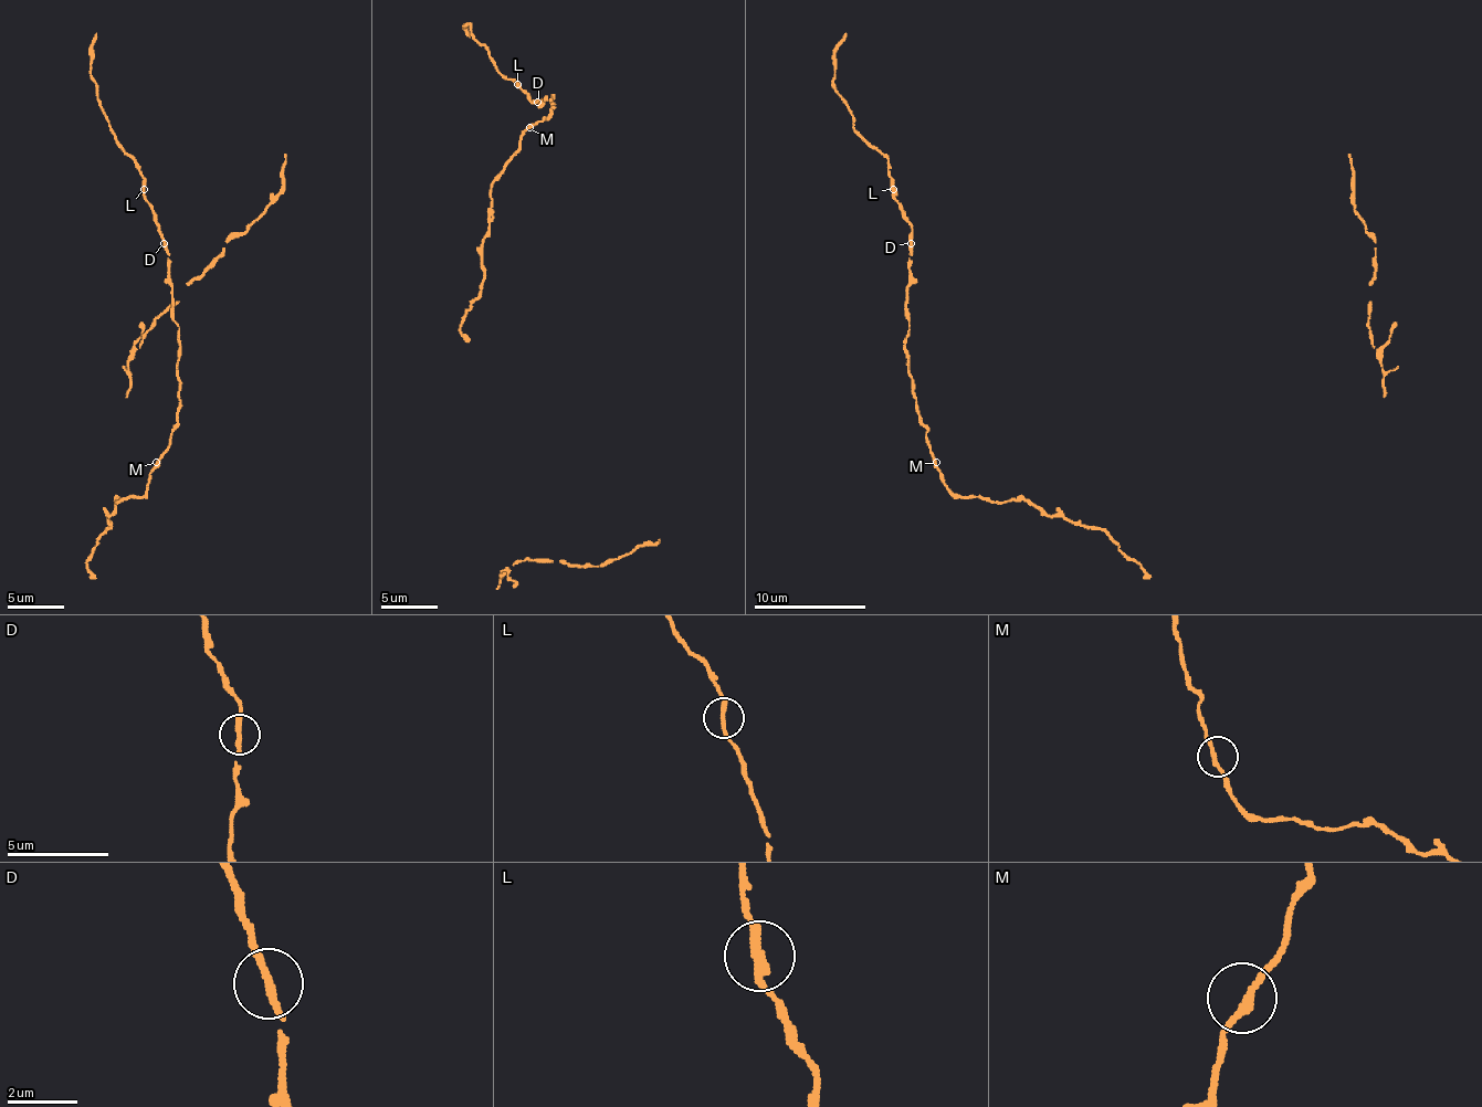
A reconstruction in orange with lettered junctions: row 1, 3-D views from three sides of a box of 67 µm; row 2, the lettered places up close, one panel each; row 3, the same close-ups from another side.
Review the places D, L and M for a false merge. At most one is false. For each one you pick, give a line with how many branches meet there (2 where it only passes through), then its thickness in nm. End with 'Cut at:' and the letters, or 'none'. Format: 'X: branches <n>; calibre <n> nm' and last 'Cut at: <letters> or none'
Cut at: none

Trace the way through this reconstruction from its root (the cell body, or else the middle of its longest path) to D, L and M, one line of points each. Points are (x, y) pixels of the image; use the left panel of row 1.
D: (116, 502), (145, 493), (147, 478), (167, 447), (178, 418), (178, 325), (172, 319), (170, 260), (164, 243)
L: (116, 502), (145, 493), (178, 418), (178, 325), (172, 319), (170, 260), (145, 190)
M: (116, 502), (142, 496), (156, 462)

